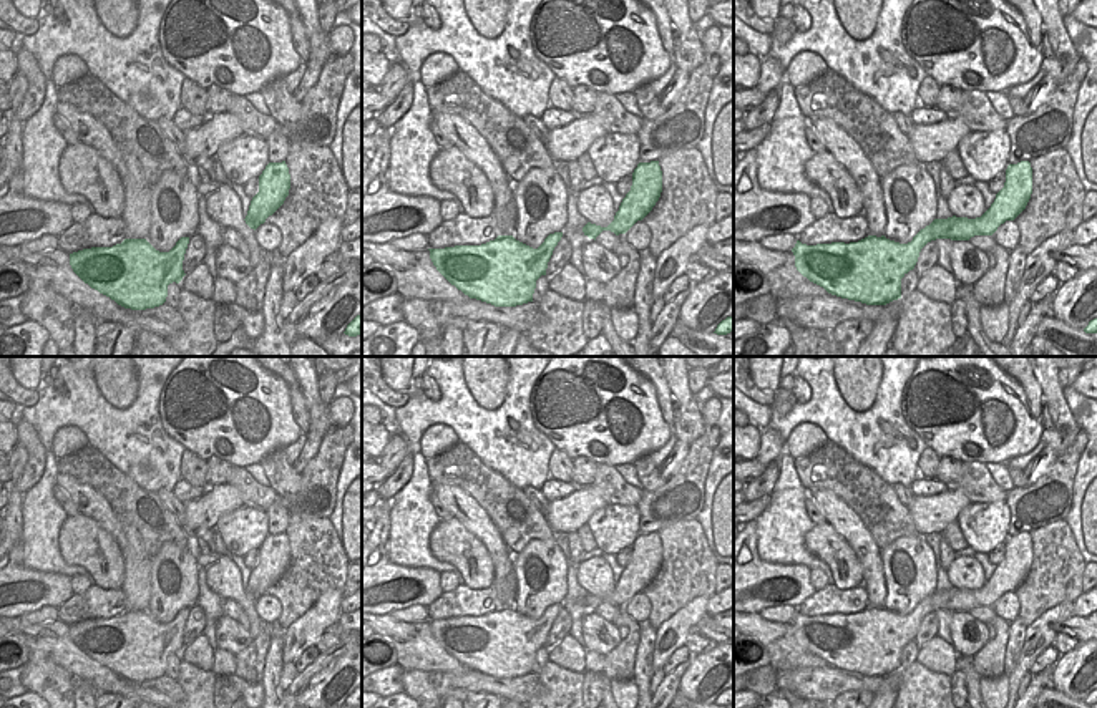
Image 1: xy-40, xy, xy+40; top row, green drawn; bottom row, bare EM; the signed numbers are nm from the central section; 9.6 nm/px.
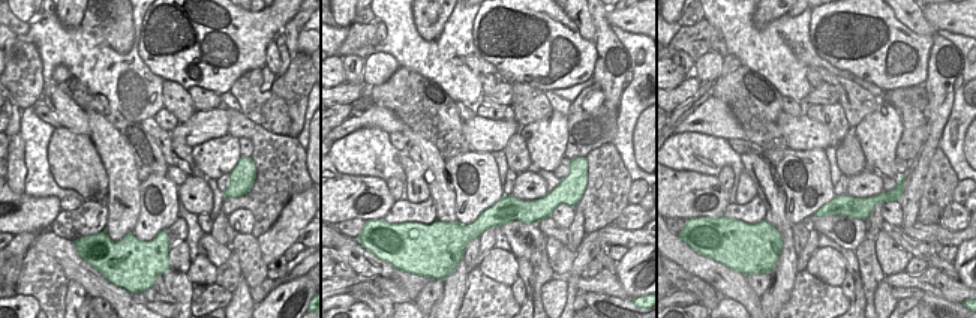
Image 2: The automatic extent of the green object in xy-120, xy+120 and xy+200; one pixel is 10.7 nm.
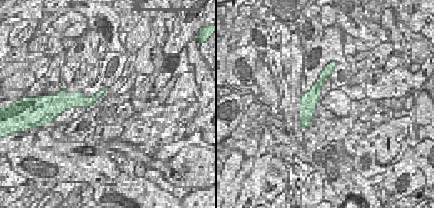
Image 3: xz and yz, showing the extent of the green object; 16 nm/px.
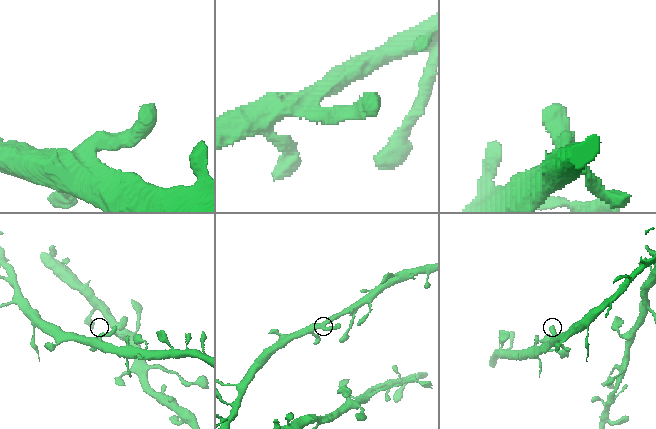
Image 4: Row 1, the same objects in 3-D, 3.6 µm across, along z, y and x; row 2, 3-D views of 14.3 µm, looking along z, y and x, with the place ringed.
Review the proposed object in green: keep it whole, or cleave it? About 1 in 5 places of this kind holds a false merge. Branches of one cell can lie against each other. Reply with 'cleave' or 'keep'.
keep

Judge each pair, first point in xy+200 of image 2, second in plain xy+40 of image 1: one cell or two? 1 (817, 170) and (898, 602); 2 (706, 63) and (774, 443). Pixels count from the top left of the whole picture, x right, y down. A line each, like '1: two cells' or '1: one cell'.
1: one cell
2: two cells

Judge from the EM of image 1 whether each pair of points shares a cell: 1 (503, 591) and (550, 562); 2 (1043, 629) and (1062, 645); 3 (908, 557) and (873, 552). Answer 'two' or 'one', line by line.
1: two
2: two
3: two

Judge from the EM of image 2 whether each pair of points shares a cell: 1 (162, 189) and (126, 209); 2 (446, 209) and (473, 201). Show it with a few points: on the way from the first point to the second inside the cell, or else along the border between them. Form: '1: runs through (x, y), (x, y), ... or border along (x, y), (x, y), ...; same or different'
1: border along (141, 182), (140, 215), (131, 231); different
2: border along (446, 171), (455, 194), (455, 218), (458, 221); different

